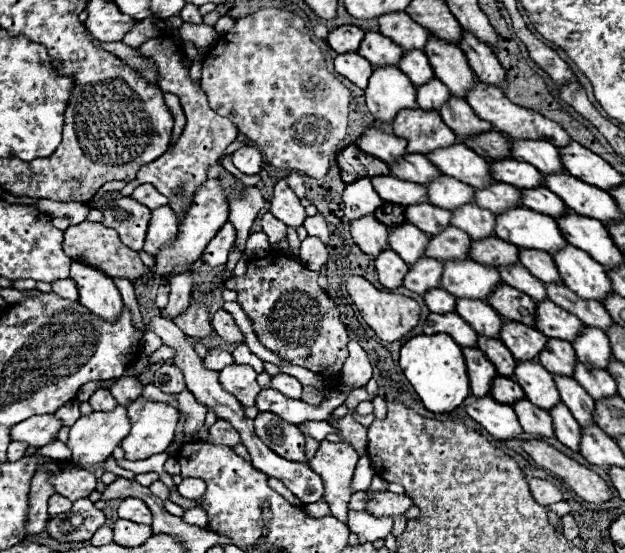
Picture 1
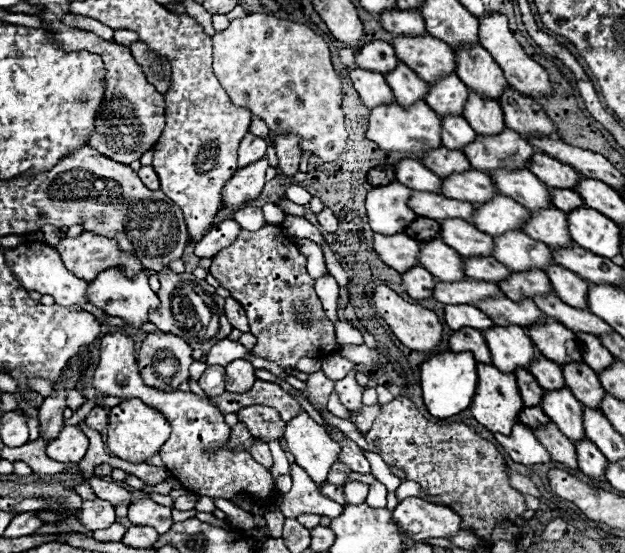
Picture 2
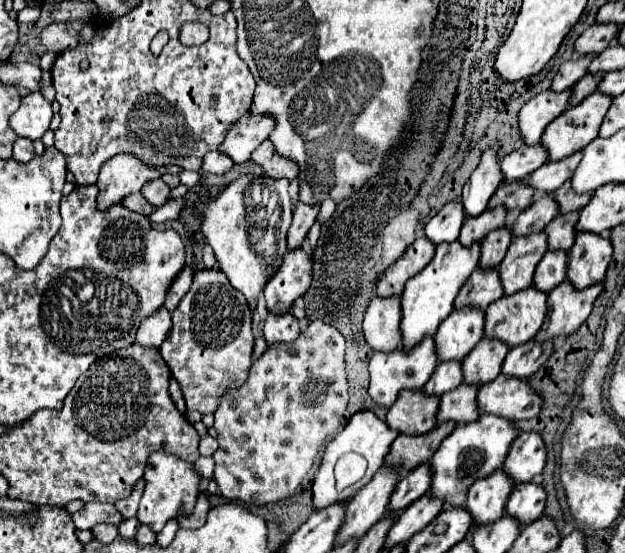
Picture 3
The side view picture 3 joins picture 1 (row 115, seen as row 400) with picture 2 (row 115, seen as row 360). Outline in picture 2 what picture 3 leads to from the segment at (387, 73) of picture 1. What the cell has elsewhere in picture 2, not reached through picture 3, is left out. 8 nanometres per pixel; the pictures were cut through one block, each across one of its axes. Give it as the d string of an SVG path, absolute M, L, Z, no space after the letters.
M392 100L388 106L376 106L370 112L370 126L366 138L376 142L380 150L396 150L396 152L420 156L428 148L442 146L440 116L426 102L416 102L416 106L408 106L408 110L400 110L400 106L396 106L396 102Z

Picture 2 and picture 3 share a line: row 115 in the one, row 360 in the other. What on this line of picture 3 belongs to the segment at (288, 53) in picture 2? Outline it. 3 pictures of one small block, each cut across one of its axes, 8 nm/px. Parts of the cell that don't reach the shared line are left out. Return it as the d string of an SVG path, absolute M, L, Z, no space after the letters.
M312 320L300 332L296 342L268 346L266 352L252 362L248 378L242 386L226 390L214 412L214 428L218 432L218 450L214 454L214 480L228 500L246 504L278 502L300 486L314 464L320 448L338 434L348 404L348 382L344 374L344 336L322 320Z

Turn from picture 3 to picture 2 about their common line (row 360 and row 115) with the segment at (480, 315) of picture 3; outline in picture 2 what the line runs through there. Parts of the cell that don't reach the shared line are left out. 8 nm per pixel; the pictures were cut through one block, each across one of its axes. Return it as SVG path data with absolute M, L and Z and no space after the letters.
M450 74L440 82L428 84L428 94L424 96L424 100L436 114L448 116L448 114L462 114L466 96L468 88L460 82L460 78L456 78L456 74Z

